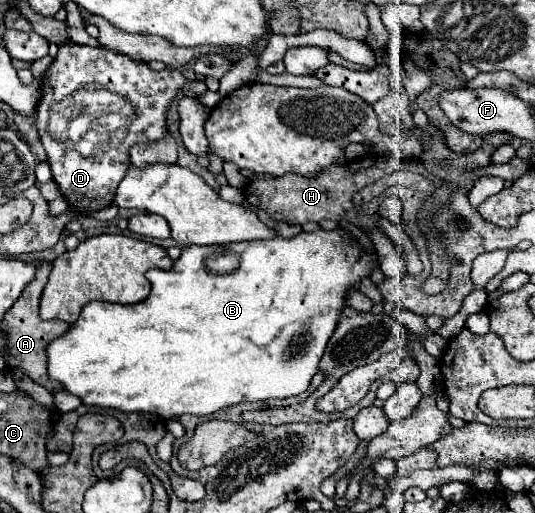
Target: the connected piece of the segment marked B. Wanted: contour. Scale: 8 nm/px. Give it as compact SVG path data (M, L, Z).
M336 228L336 230L314 230L314 232L300 232L292 238L270 238L270 240L250 240L250 242L232 242L232 244L214 244L214 246L190 246L184 248L180 258L174 262L172 270L158 270L153 268L146 273L151 283L150 296L138 304L122 306L122 304L108 304L108 302L90 302L72 330L66 336L50 342L48 346L48 374L50 378L64 384L64 390L78 396L84 404L96 404L104 408L116 408L122 412L150 412L162 418L174 418L182 414L196 414L208 416L220 408L238 402L254 402L254 400L270 400L270 398L288 398L302 394L312 376L318 370L318 362L324 354L324 348L340 320L340 314L346 306L346 298L352 290L358 290L360 280L370 276L370 272L378 268L378 258L370 250L364 250L358 240L350 236L350 232Z

